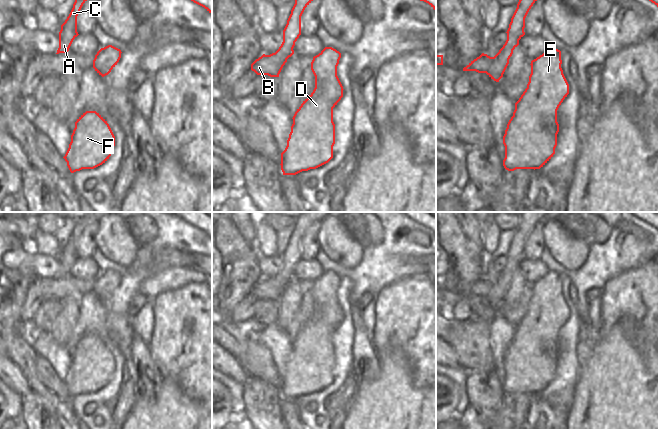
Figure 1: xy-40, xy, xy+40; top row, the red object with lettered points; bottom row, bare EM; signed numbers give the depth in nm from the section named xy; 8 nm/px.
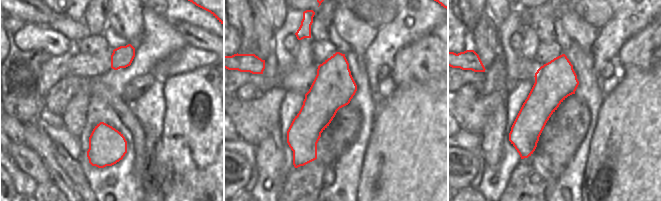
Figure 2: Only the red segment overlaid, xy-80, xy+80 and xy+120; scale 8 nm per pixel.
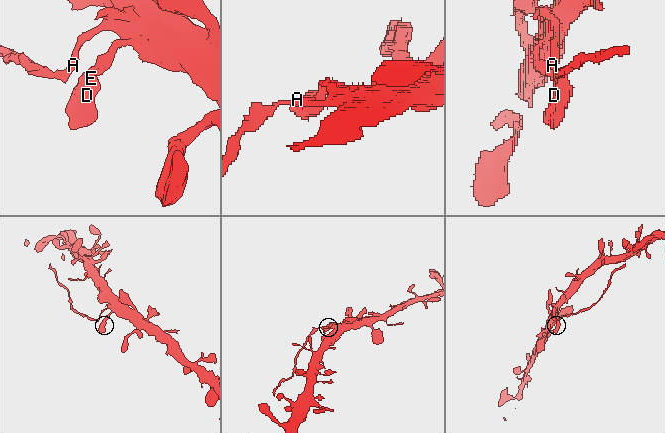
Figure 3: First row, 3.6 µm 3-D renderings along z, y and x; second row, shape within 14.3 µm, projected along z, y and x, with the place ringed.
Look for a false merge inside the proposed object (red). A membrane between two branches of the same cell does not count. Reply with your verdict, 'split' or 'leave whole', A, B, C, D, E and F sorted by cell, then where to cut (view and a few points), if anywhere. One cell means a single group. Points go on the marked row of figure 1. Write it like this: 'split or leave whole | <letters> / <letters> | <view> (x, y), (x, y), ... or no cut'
split | A C D E F / B | xy (275, 52), (278, 54), (283, 53), (286, 59)

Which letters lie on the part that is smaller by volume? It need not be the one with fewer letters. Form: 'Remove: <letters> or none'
Remove: B

